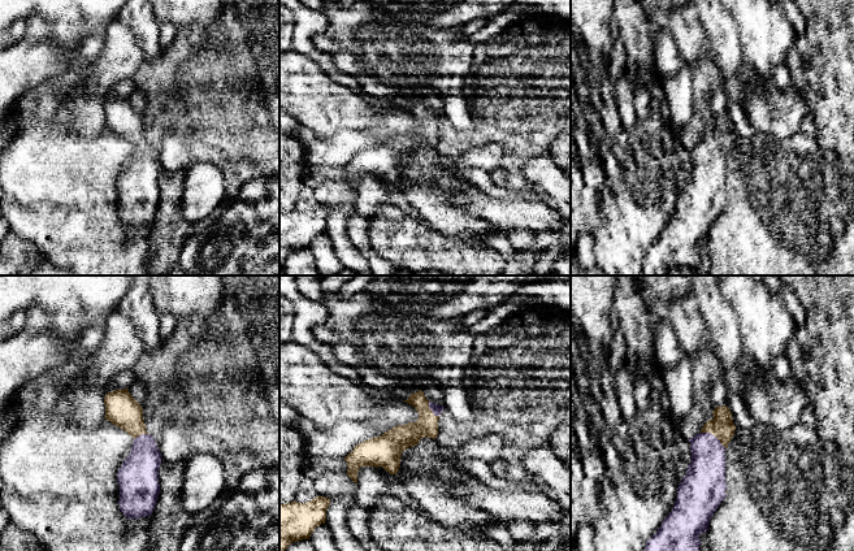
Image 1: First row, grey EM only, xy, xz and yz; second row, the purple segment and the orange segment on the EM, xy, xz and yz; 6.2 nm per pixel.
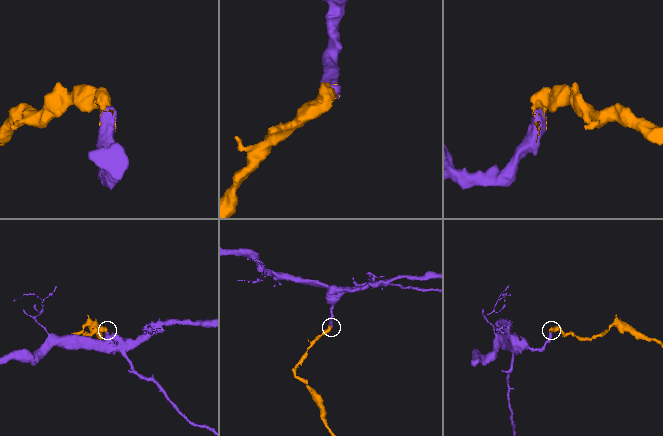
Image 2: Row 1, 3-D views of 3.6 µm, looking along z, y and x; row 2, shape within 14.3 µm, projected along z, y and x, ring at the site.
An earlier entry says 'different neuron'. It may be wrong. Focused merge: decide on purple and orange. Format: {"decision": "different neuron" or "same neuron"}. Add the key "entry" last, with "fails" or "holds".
{"decision": "same neuron", "entry": "fails"}

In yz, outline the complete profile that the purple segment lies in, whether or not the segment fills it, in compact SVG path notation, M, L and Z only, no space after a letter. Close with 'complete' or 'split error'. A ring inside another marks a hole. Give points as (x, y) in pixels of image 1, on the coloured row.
M727 405L716 407L712 415L701 433L689 439L692 463L679 485L675 506L643 551L699 551L699 535L707 532L714 512L727 495L725 451L737 429Z | split error

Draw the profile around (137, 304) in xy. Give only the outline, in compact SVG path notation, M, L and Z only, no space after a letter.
M133 276L117 311L139 330L144 350L156 350L162 343L159 335L160 314L155 308L147 276Z

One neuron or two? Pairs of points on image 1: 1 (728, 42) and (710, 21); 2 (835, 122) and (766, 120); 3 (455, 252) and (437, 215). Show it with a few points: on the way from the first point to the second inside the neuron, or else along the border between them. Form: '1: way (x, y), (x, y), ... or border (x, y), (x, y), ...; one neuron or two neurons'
1: way (723, 37), (715, 26); one neuron
2: border (792, 86), (802, 96), (810, 112); two neurons
3: border (423, 222), (447, 237), (477, 244); two neurons

